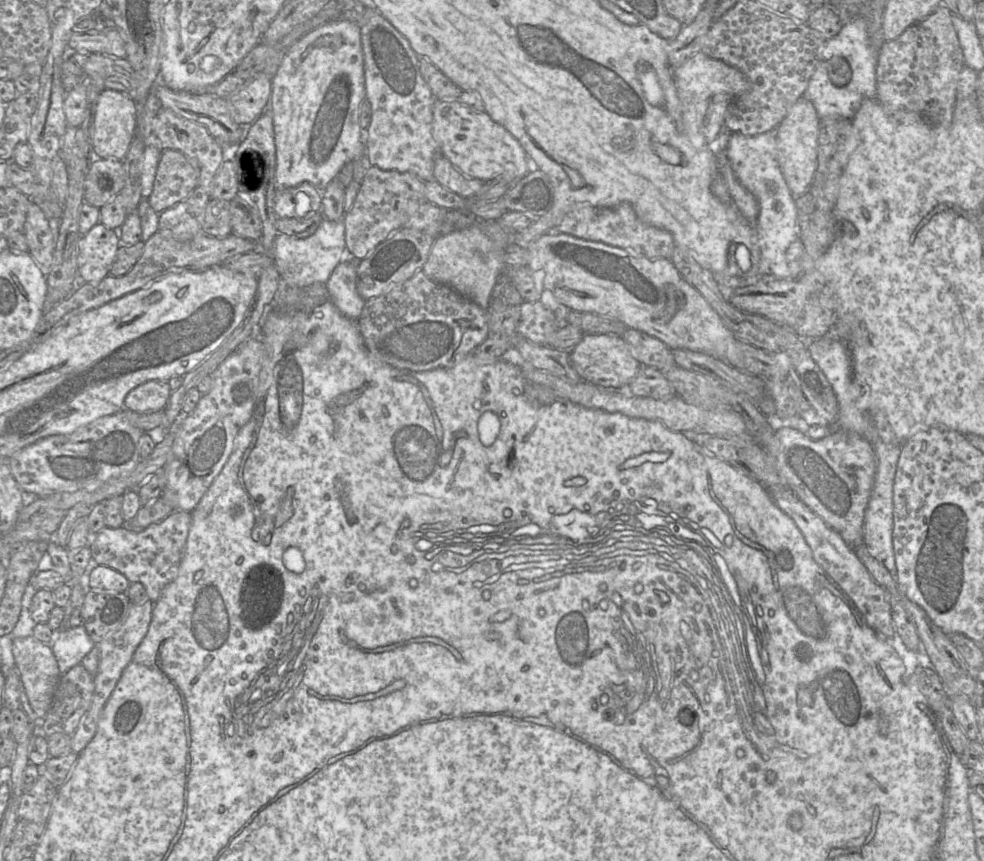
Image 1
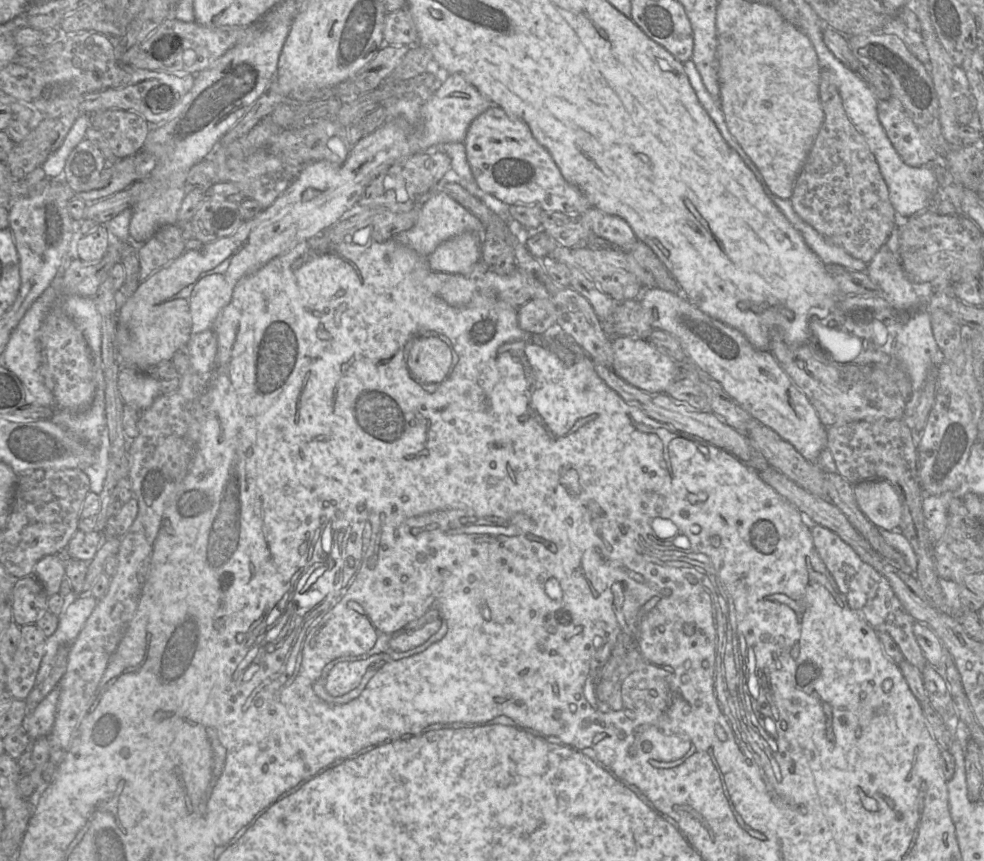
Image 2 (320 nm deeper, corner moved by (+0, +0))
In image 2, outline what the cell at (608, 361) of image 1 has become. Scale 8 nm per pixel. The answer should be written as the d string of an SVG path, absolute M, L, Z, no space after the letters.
M614 336L611 338L613 350L613 371L630 385L649 393L666 393L668 387L681 376L680 364L660 352L646 339Z

